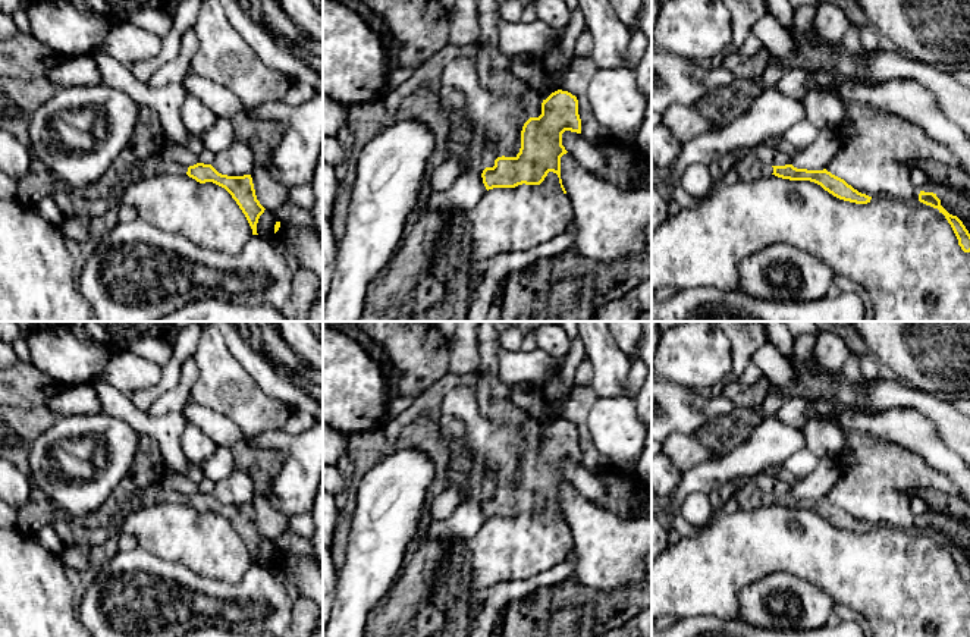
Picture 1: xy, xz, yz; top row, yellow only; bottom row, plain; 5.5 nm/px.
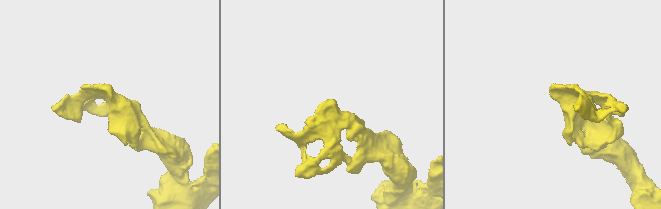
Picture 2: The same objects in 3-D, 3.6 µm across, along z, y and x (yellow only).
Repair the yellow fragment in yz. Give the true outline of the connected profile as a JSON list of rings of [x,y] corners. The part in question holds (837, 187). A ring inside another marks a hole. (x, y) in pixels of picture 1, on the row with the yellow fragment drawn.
[[[740,147],[740,148],[744,150],[744,156],[738,161],[735,161],[732,167],[738,175],[738,181],[757,181],[759,178],[765,178],[766,175],[775,175],[778,178],[790,181],[814,182],[834,197],[844,201],[856,204],[867,204],[872,200],[872,197],[858,192],[844,179],[832,175],[826,169],[807,170],[807,169],[797,169],[792,164],[770,166],[753,154],[753,147]]]

